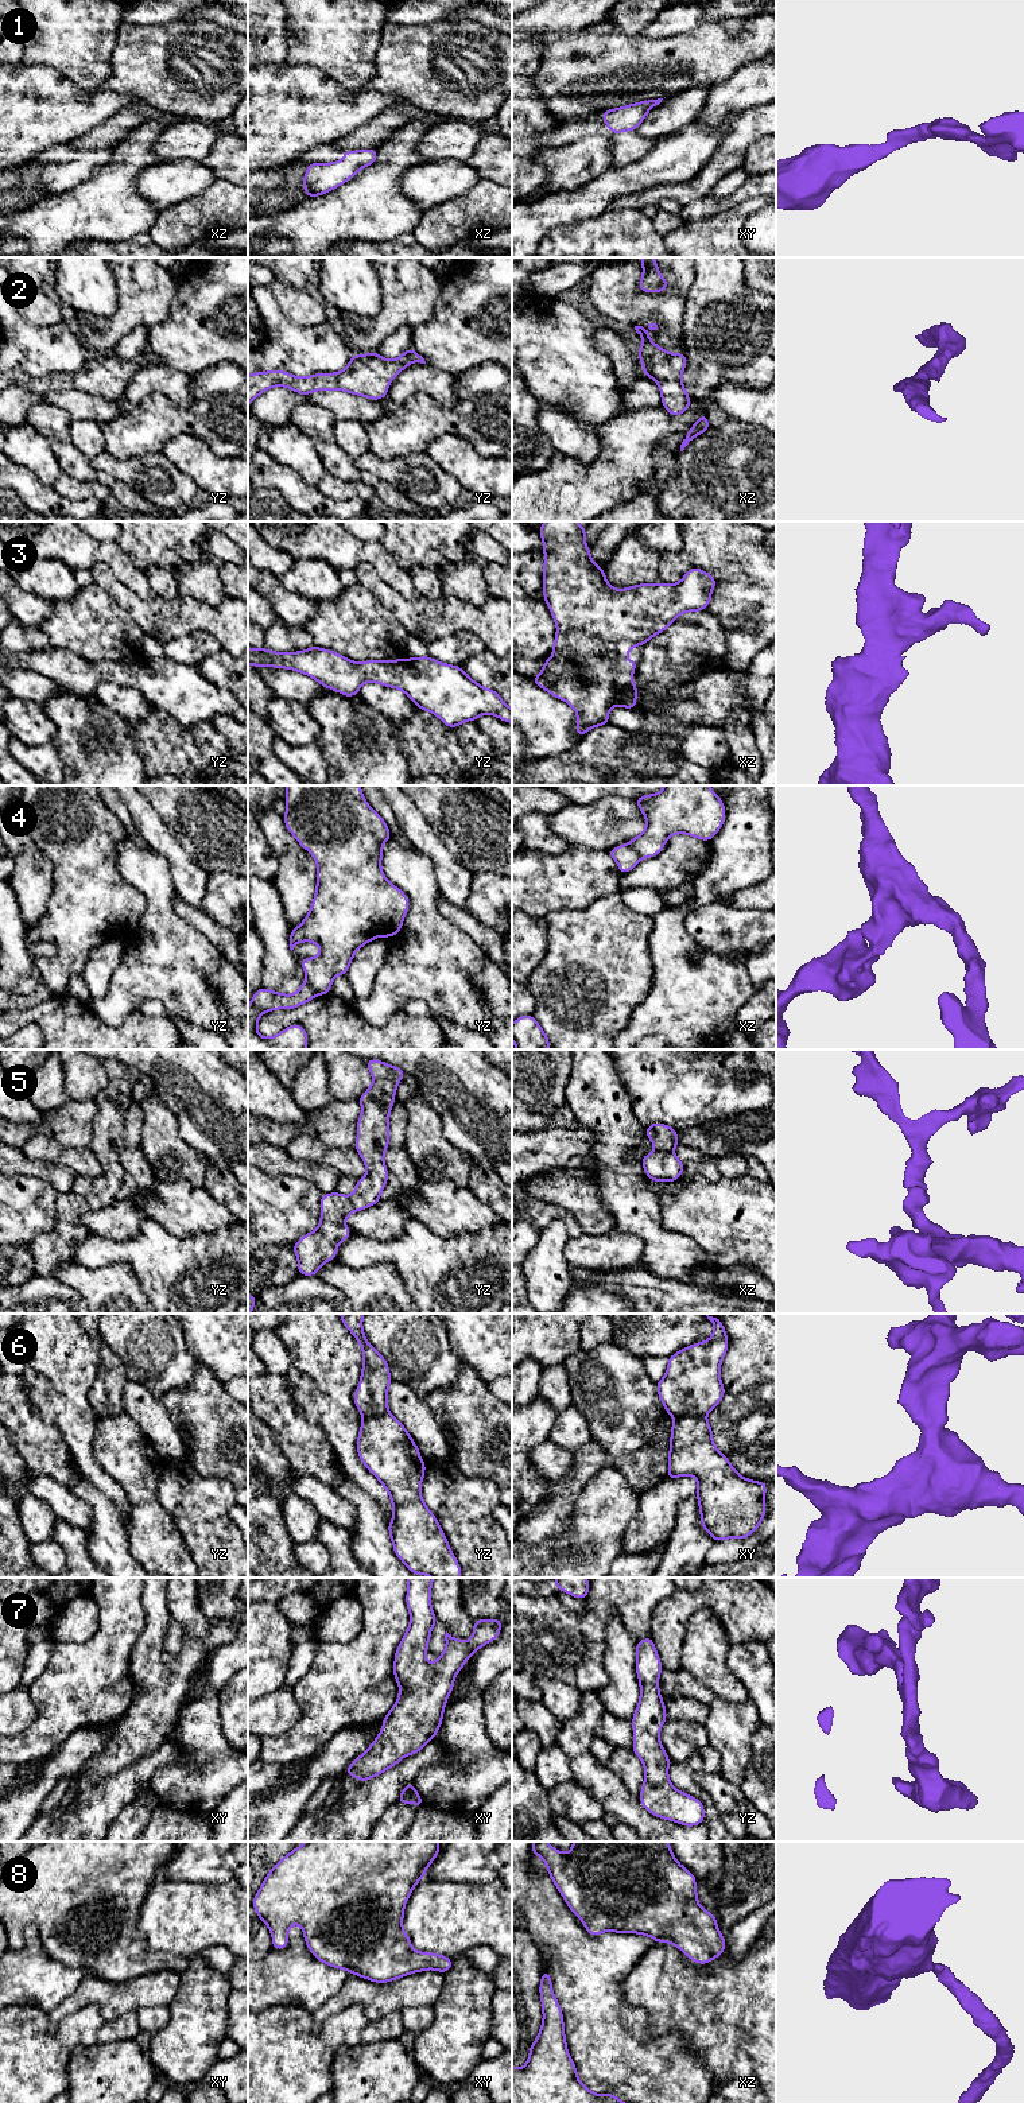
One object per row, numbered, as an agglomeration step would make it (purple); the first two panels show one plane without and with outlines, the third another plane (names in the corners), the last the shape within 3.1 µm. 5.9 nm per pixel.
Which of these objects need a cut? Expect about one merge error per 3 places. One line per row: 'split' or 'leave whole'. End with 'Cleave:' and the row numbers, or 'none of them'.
1: leave whole
2: leave whole
3: leave whole
4: split
5: leave whole
6: split
7: leave whole
8: leave whole
Cleave: 4, 6

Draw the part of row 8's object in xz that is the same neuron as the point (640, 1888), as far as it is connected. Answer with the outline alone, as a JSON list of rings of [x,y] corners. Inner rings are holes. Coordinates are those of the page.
[[[534,1842],[531,1850],[546,1862],[558,1891],[590,1936],[608,1931],[649,1936],[671,1943],[698,1964],[724,1953],[717,1917],[701,1908],[697,1878],[676,1861],[668,1842],[574,1842],[567,1854]]]

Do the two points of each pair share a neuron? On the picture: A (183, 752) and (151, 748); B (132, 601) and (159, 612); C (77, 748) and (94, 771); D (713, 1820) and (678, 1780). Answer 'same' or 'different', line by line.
A: same
B: same
C: same
D: same

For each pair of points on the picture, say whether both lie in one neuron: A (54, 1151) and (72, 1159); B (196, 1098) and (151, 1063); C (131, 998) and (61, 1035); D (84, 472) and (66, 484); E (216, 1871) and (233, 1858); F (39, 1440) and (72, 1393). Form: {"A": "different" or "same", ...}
{"A": "same", "B": "same", "C": "different", "D": "different", "E": "different", "F": "different"}

